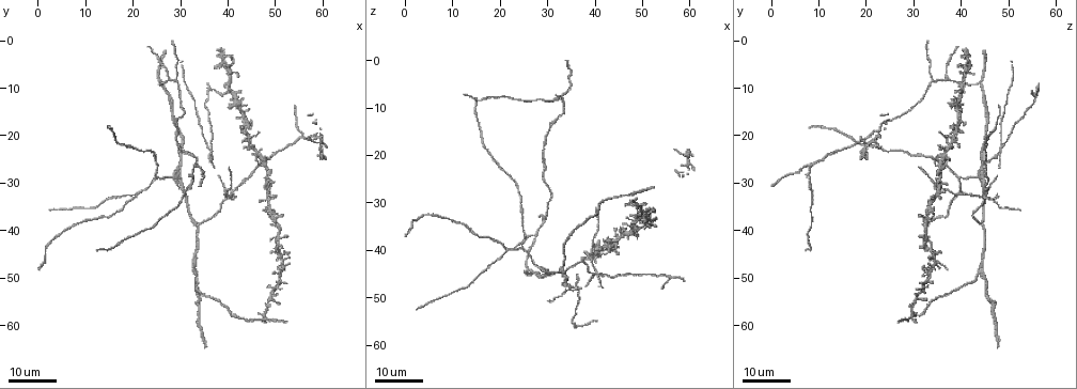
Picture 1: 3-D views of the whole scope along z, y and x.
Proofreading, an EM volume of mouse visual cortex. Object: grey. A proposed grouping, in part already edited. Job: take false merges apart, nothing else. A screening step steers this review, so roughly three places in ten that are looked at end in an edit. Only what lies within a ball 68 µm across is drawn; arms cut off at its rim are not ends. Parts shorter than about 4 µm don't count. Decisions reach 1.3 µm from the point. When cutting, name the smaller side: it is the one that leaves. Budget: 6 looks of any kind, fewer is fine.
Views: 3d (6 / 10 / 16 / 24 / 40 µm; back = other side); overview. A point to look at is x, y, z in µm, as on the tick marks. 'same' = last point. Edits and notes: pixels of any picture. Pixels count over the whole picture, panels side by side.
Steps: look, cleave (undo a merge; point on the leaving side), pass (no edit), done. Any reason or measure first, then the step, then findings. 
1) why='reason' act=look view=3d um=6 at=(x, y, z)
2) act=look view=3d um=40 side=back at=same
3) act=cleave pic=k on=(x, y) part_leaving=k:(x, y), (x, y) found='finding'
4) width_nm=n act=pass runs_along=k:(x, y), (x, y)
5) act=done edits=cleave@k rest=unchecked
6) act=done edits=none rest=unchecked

why='four or more arms meet' act=look view=3d um=24 at=(40.0, 33.0, 45.0)

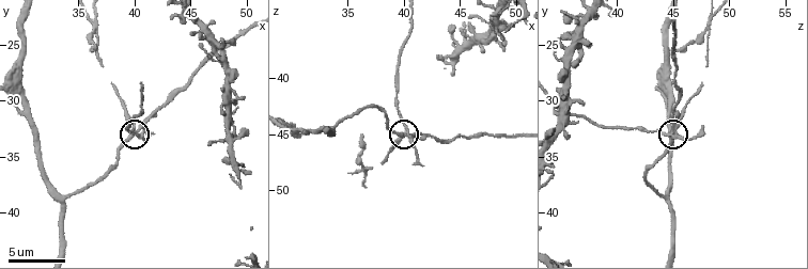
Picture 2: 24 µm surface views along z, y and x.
act=look view=3d um=10 at=(40.2, 32.8, 45.2)

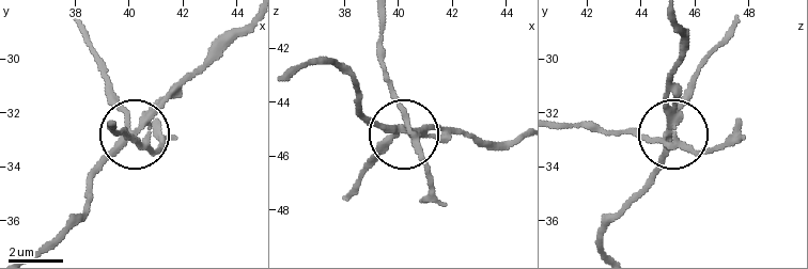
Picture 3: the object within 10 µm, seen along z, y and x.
arms=5 act=cleave pic=3 on=(398, 105) part_leaving=3:(676, 122), (662, 140), (559, 126) found='two cells meet here'

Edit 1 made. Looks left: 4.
why='a fork' act=look view=3d um=6 at=(33.6, 38.8, 44.4)

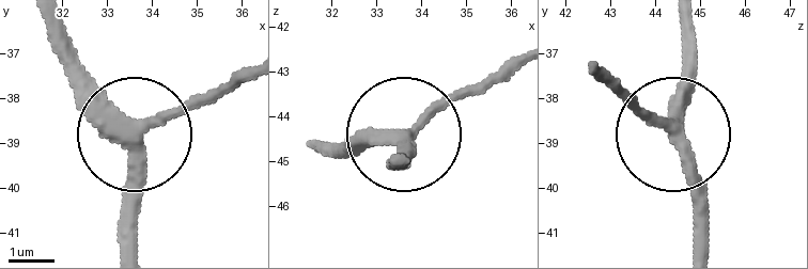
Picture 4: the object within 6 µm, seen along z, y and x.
act=pass runs_along=4:(62, 51), (86, 93), (131, 136), (231, 74) found='one cell here'

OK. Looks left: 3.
why='three arms meet' act=look view=3d um=16 at=(25.0, 29.0, 39.5)

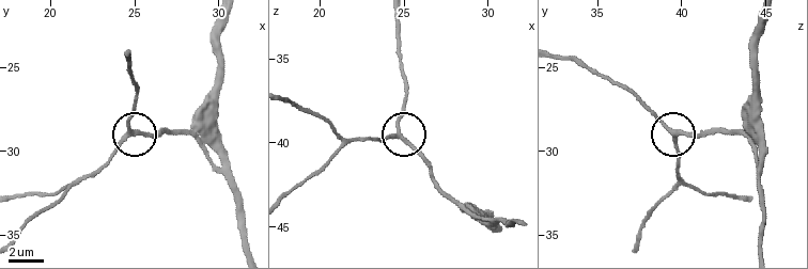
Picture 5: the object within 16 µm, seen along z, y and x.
act=look view=3d um=6 at=(24.6, 28.8, 39.2)

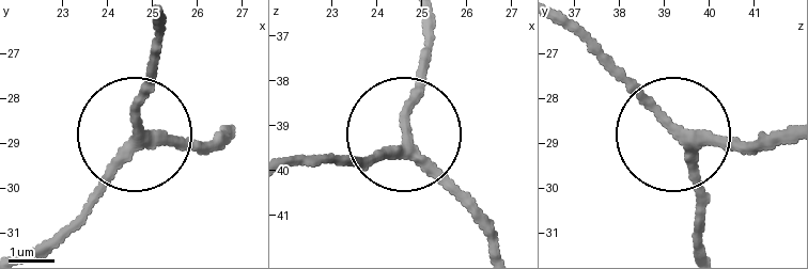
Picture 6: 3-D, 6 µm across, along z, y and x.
act=pass runs_along=6:(229, 140), (133, 143), (45, 251) found='one cell here'

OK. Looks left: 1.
act=done edits=cleave@3 rest=unchecked

